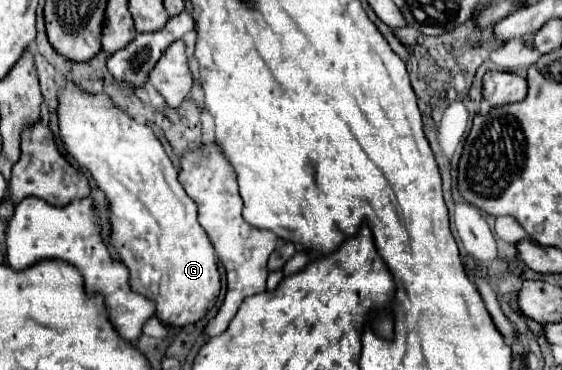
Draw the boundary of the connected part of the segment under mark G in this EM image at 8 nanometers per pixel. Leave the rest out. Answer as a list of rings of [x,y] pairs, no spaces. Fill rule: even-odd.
[[[79,87],[59,91],[59,129],[69,155],[89,169],[95,183],[111,203],[111,243],[131,271],[131,289],[155,301],[155,315],[173,327],[197,323],[215,305],[221,277],[209,235],[197,221],[197,205],[177,181],[177,169],[159,139],[147,125],[135,123],[125,111],[113,107],[107,95],[89,95]]]

